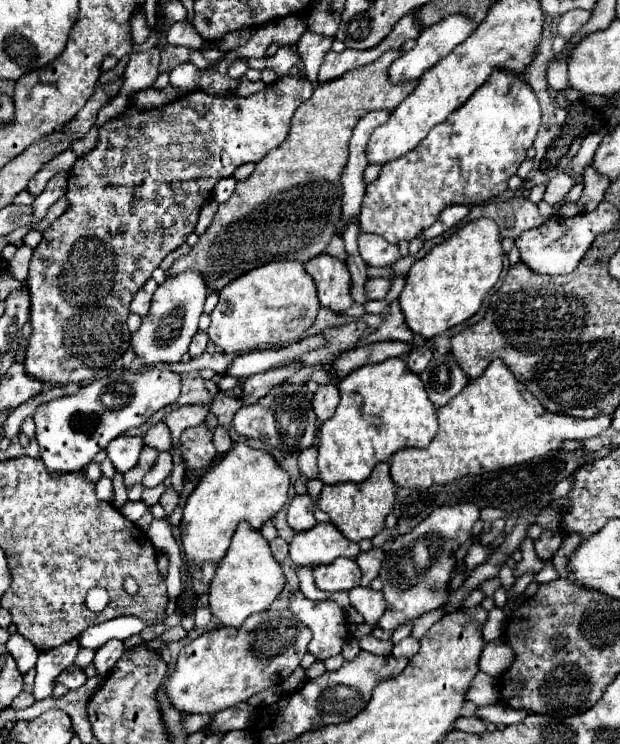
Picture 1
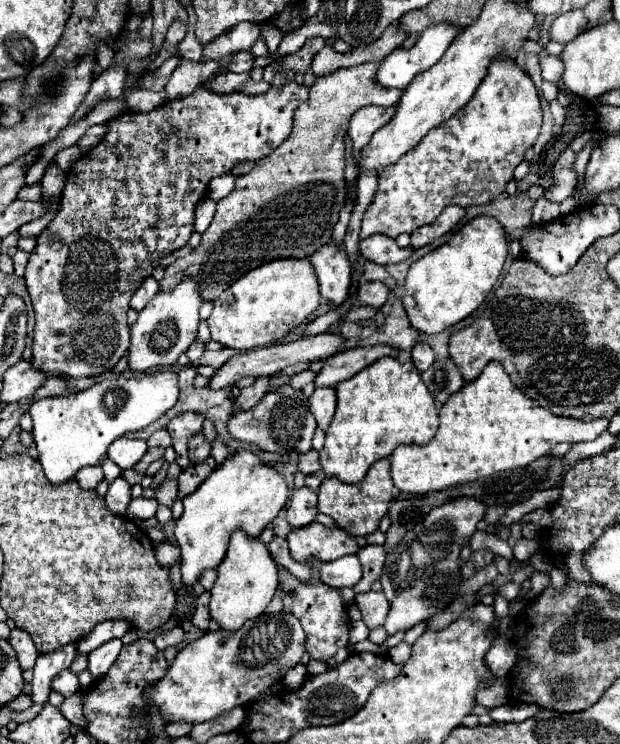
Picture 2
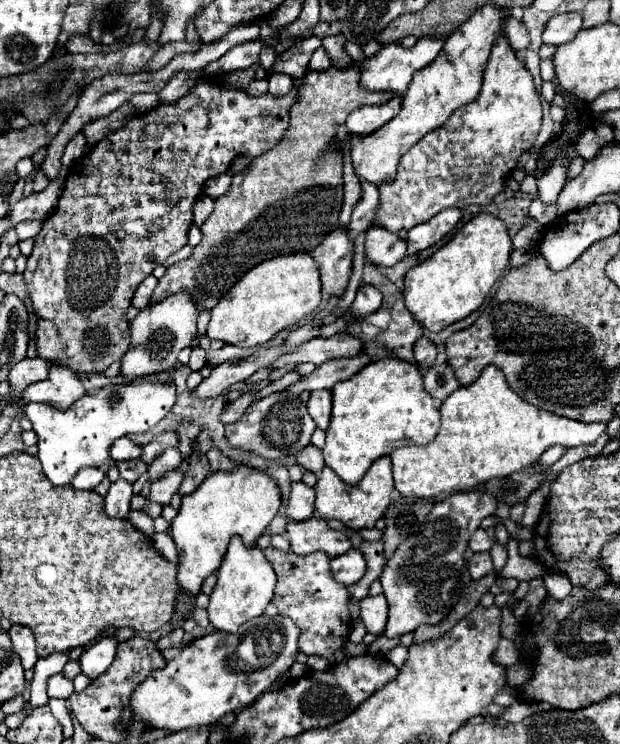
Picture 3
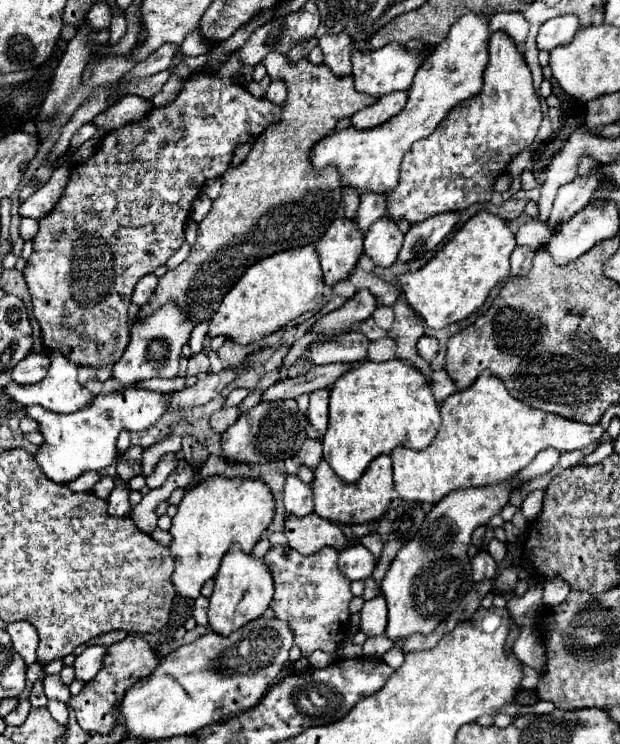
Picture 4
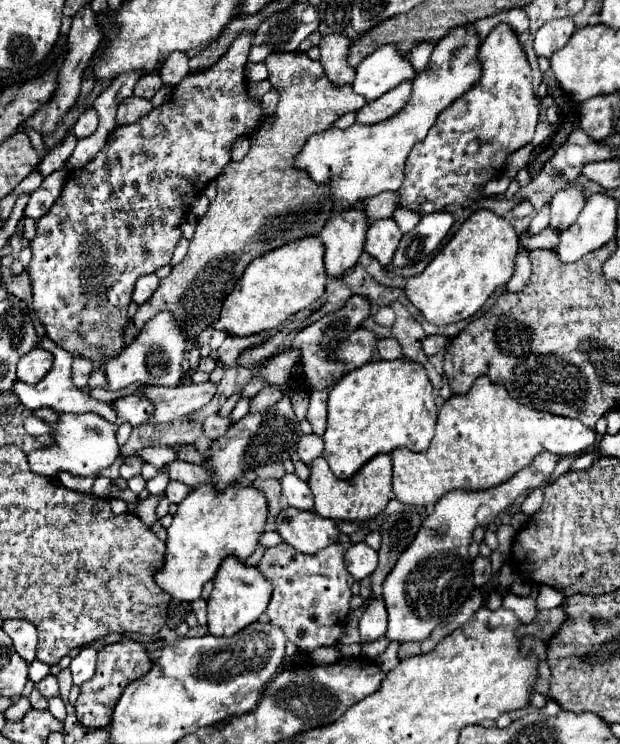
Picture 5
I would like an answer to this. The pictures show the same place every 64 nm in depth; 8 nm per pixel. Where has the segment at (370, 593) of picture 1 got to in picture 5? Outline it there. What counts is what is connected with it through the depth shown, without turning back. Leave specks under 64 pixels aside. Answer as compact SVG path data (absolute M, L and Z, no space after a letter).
M372 598L360 618L360 644L368 644L374 642L378 638L384 638L386 634L386 608L384 608L384 600L382 598Z

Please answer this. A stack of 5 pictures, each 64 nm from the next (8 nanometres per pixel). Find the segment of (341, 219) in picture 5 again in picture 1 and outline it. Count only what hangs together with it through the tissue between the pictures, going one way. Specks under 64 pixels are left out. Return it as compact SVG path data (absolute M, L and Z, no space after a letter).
M324 252L322 256L314 256L312 260L308 260L306 270L316 282L322 306L332 308L334 312L344 312L354 304L350 296L350 272L342 260Z

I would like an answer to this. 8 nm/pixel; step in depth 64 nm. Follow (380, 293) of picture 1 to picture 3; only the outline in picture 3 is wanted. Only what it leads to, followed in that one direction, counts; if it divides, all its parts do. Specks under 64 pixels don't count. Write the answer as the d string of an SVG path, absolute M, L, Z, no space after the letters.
M362 284L362 286L358 288L356 300L352 302L348 314L350 314L354 320L362 320L362 318L366 318L368 314L376 312L380 306L382 306L382 294L380 294L376 288Z

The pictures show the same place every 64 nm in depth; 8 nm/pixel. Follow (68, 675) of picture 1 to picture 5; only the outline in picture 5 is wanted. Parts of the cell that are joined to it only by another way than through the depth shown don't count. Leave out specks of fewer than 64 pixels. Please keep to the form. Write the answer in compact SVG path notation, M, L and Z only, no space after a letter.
M46 676L44 680L40 680L38 684L34 684L34 688L46 696L46 698L52 698L52 696L58 696L58 682L56 682L56 676Z

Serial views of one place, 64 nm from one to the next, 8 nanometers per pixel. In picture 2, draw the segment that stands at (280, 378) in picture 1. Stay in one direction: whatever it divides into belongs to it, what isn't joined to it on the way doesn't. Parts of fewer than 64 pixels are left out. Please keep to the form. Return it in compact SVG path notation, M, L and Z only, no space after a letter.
M270 376L266 378L258 378L256 384L248 386L248 388L242 388L240 396L234 400L234 410L232 410L232 416L236 416L238 412L244 412L252 406L256 406L256 402L262 400L262 396L268 392L268 382L270 382Z

